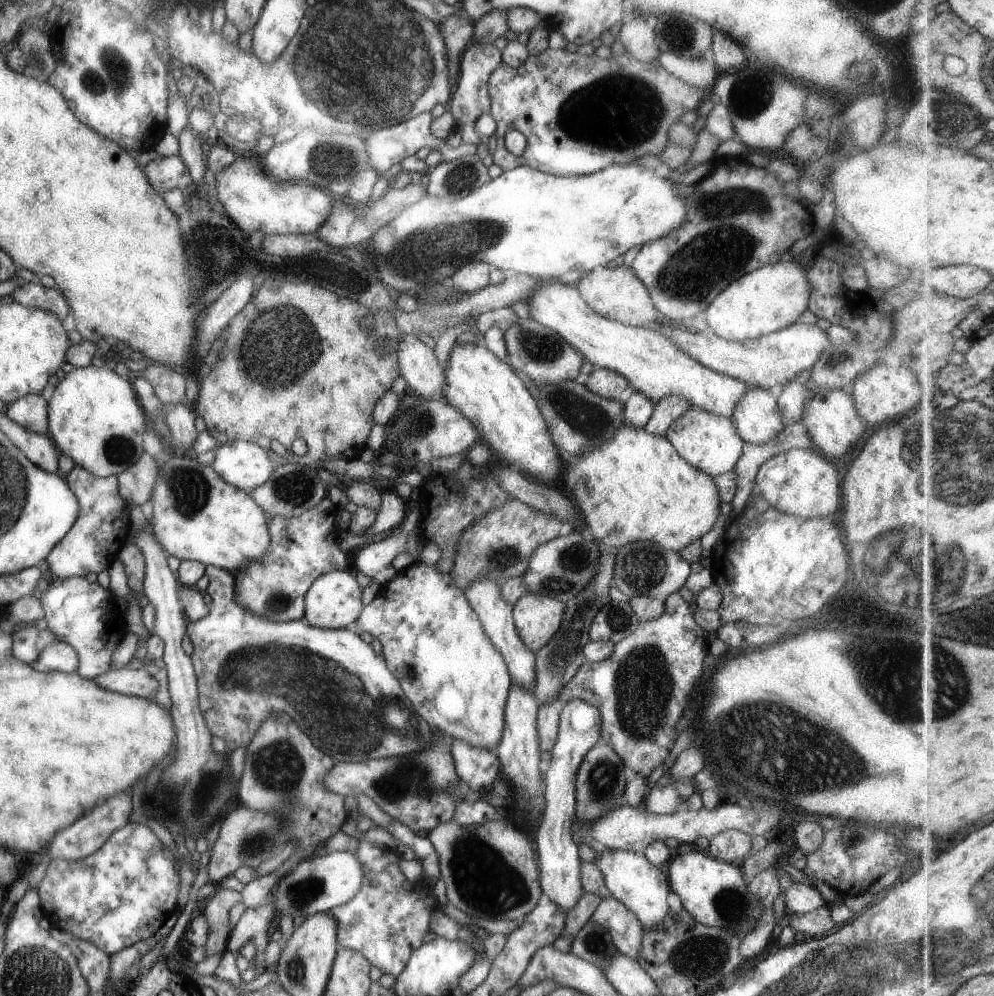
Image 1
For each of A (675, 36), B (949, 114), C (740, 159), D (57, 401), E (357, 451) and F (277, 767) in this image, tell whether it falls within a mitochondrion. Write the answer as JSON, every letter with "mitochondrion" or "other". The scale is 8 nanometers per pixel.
{"A":"mitochondrion","B":"mitochondrion","C":"other","D":"other","E":"other","F":"mitochondrion"}

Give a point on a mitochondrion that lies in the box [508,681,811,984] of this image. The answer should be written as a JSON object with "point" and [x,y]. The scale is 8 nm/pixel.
{"point":[700,954]}

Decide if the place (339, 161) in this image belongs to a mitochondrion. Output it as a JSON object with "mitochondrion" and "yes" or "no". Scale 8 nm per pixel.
{"mitochondrion":"yes"}

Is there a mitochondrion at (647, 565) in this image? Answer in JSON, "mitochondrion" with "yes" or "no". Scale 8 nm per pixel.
{"mitochondrion":"yes"}

